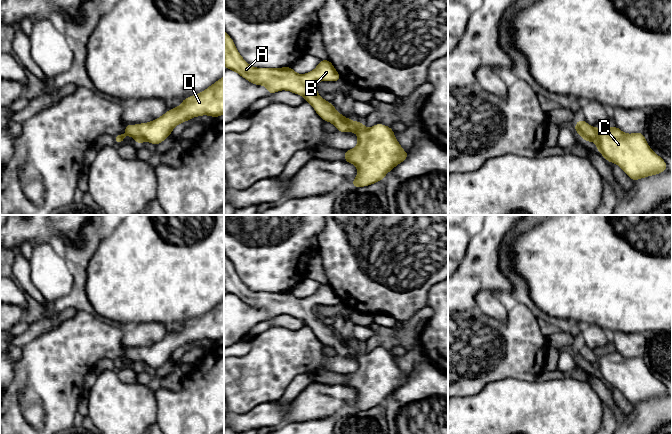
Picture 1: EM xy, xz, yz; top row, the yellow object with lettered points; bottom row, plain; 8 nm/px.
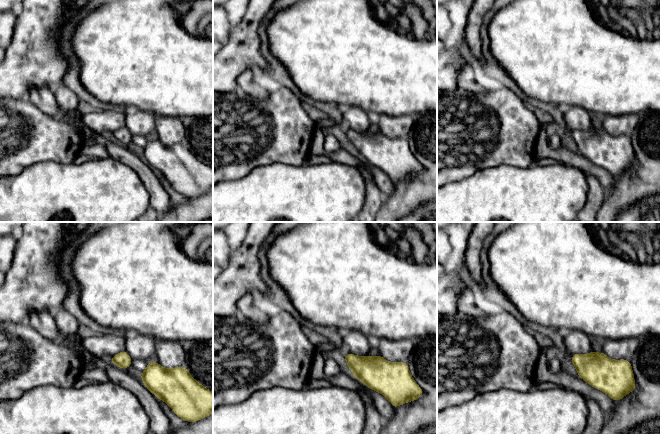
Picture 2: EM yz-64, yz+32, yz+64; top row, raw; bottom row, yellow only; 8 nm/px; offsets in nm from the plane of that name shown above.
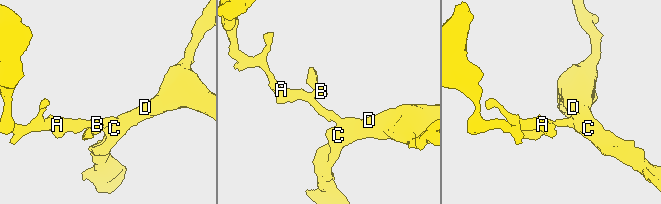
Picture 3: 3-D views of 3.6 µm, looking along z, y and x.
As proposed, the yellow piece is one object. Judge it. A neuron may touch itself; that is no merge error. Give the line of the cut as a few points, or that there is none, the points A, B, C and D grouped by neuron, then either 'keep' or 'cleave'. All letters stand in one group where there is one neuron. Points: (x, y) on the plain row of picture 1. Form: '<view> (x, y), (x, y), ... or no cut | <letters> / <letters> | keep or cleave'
no cut | A B C D | keep

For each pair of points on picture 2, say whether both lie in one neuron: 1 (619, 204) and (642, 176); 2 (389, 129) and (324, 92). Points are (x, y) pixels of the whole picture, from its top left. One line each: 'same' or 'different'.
1: same
2: different

